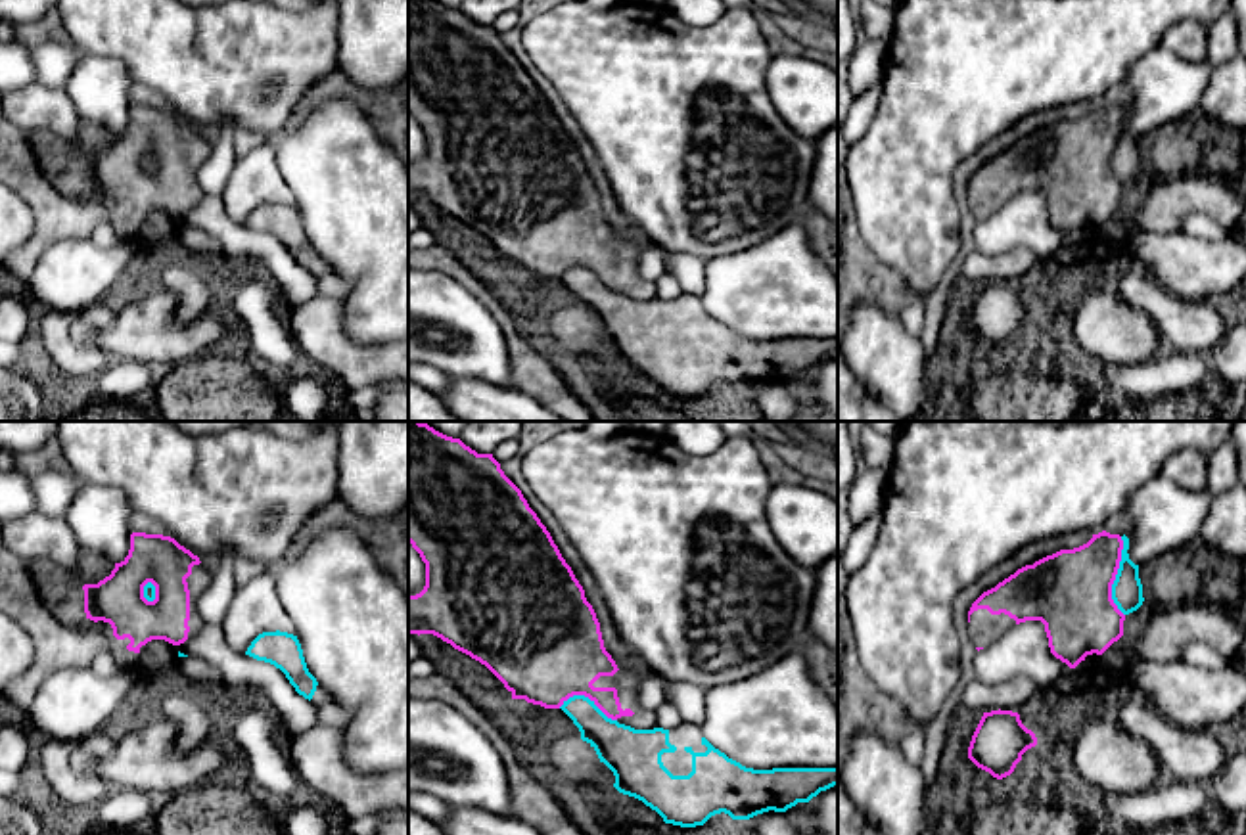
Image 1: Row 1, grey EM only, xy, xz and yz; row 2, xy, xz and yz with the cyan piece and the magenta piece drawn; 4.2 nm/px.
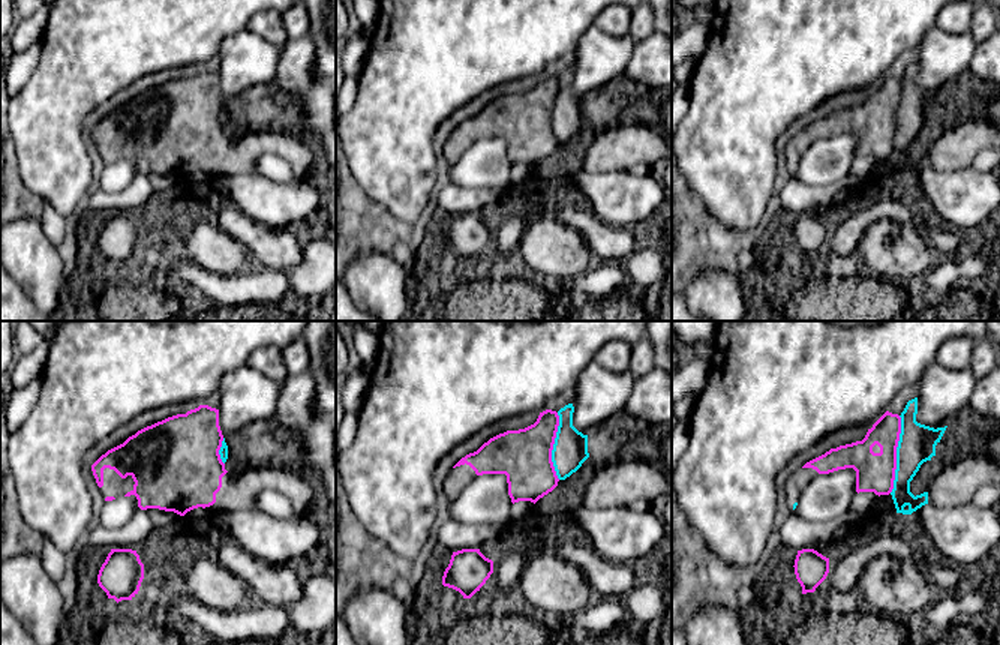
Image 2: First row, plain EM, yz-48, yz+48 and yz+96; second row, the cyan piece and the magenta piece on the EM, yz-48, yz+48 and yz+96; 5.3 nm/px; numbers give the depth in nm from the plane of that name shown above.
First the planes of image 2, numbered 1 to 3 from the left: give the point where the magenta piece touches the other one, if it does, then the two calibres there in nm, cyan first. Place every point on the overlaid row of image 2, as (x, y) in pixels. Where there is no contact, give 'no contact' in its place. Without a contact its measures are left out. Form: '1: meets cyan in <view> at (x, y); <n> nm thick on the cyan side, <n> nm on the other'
1: meets cyan in yz-48 at (219, 452); 50 nm thick on the cyan side, 480 nm on the other
2: meets cyan in yz+48 at (553, 446); 190 nm thick on the cyan side, 280 nm on the other
3: meets cyan in yz+96 at (897, 455); 200 nm thick on the cyan side, 200 nm on the other

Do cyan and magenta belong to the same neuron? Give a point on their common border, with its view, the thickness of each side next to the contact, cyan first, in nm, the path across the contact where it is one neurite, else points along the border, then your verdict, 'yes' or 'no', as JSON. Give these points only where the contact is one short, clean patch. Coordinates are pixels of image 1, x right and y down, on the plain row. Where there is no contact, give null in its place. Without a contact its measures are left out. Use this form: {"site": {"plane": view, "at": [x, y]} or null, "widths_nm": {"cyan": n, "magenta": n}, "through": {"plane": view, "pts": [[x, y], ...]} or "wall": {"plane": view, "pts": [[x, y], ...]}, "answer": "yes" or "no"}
{"site": {"plane": "yz", "at": [1116, 148]}, "widths_nm": {"cyan": 130, "magenta": 360}, "through": {"plane": "yz", "pts": [[1126, 161], [1116, 148], [1087, 163], [1070, 163]]}, "answer": "yes"}

